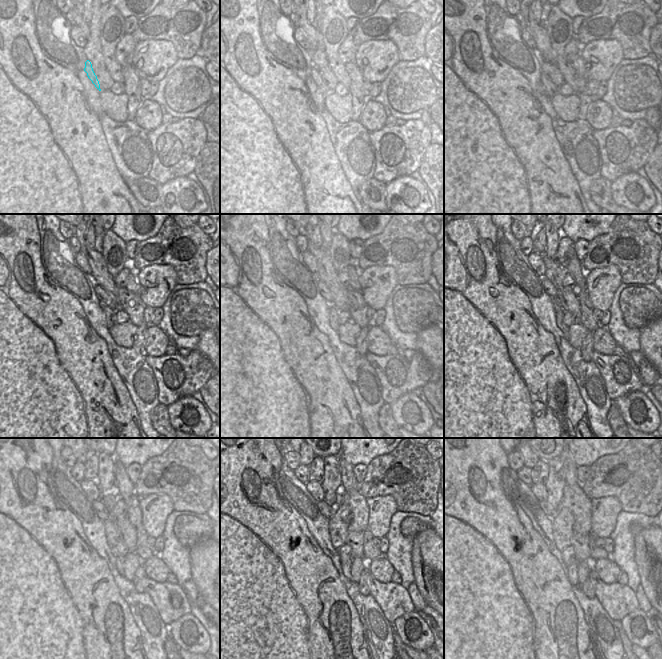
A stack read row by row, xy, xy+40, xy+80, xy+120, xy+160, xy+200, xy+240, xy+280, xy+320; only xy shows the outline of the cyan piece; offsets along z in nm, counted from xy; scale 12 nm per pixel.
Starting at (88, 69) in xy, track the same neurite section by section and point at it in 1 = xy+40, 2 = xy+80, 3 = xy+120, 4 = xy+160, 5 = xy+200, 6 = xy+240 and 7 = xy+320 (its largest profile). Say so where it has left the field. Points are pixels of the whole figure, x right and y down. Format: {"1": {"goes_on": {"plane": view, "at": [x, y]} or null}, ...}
{"1": {"goes_on": {"plane": "xy+40", "at": [315, 75]}}, "2": {"goes_on": {"plane": "xy+80", "at": [551, 89]}}, "3": {"goes_on": {"plane": "xy+120", "at": [109, 312]}}, "4": {"goes_on": {"plane": "xy+160", "at": [333, 312]}}, "5": {"goes_on": {"plane": "xy+200", "at": [559, 314]}}, "6": {"goes_on": {"plane": "xy+240", "at": [119, 560]}}, "7": {"goes_on": {"plane": "xy+320", "at": [572, 569]}}}

